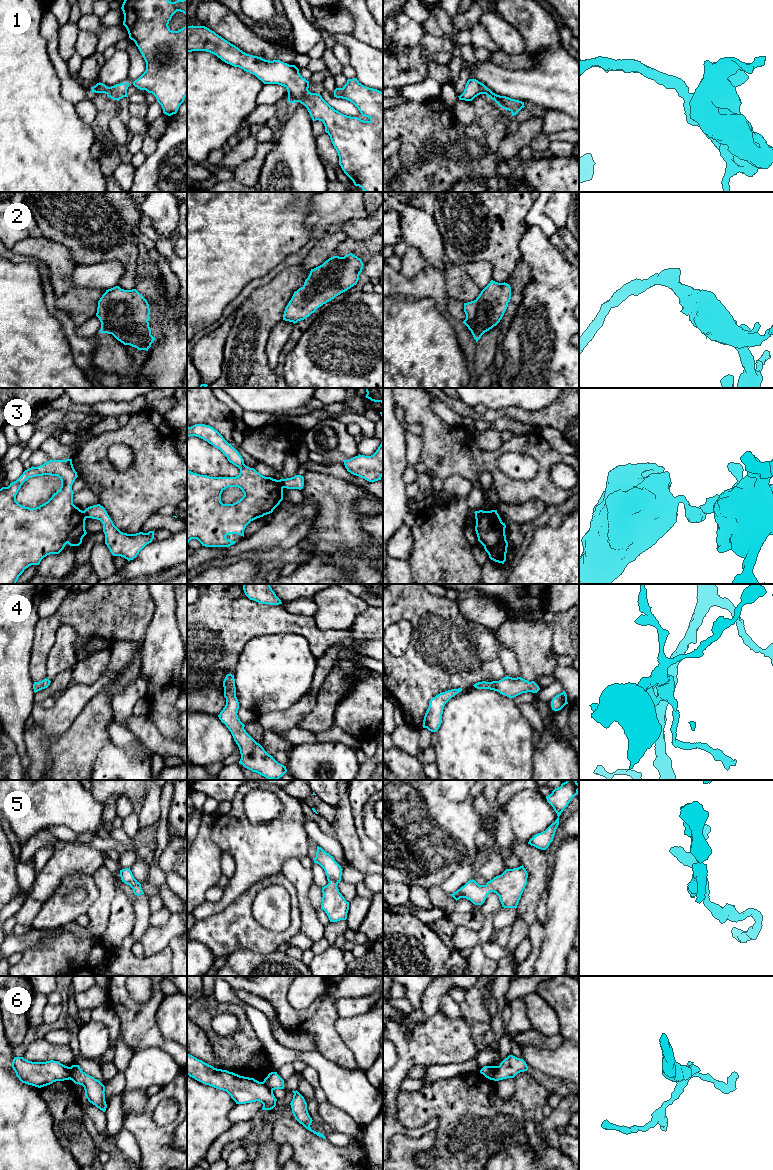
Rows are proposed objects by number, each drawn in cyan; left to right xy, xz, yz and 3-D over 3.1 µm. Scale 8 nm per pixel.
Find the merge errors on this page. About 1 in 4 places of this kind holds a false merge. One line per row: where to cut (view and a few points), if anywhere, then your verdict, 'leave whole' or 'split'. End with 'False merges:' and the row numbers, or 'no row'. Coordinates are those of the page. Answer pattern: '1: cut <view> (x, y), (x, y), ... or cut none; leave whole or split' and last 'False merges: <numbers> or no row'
1: cut none; leave whole
2: cut none; leave whole
3: cut xz (279, 480), (283, 487); split
4: cut none; leave whole
5: cut none; leave whole
6: cut yz (493, 1066), (494, 1079); split
False merges: 3, 6

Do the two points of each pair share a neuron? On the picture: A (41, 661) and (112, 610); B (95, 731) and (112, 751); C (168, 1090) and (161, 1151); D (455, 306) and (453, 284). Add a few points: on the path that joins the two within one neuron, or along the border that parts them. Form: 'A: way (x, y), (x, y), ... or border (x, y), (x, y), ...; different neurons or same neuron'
A: way (44, 637), (62, 616), (70, 612), (88, 612); same neuron
B: border (111, 740), (100, 750), (93, 763); different neurons
C: way (152, 1104), (148, 1110), (149, 1135); same neuron
D: border (449, 296), (463, 303); different neurons

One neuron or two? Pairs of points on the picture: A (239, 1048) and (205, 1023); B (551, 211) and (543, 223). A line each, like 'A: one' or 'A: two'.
A: one
B: two

